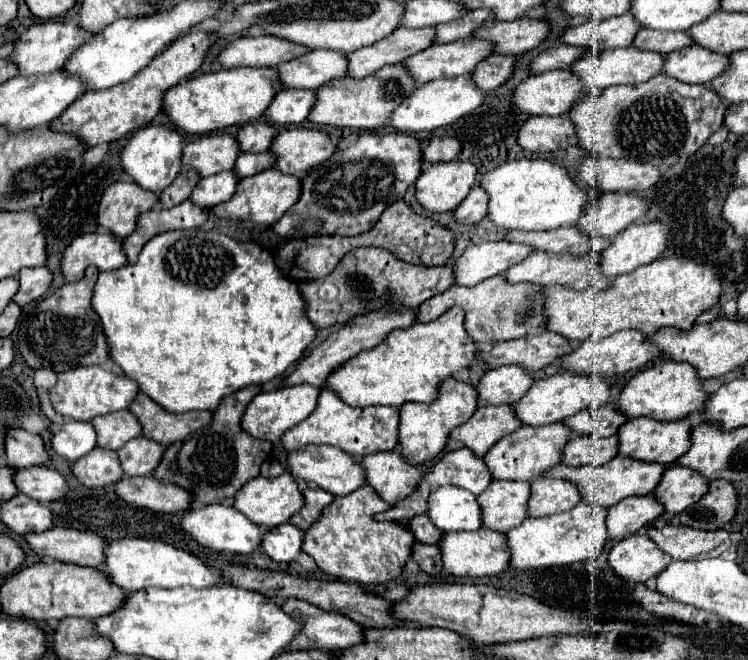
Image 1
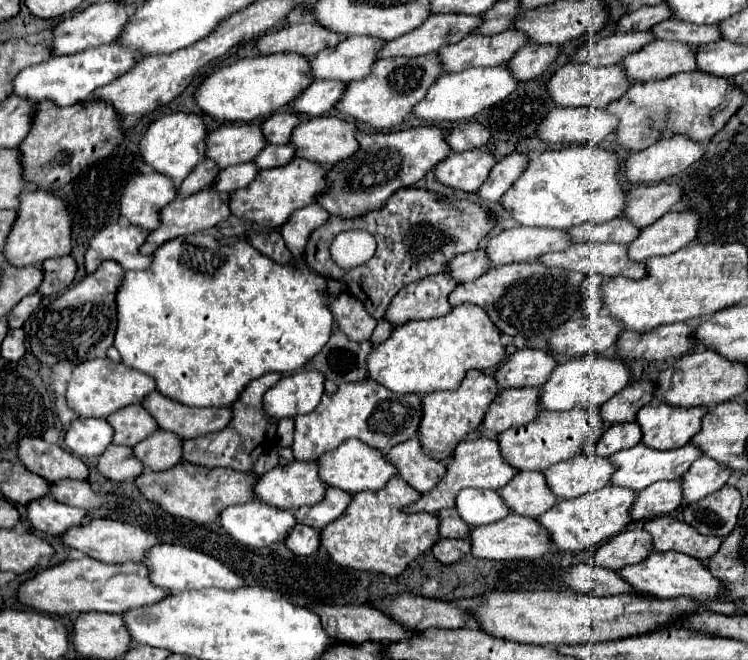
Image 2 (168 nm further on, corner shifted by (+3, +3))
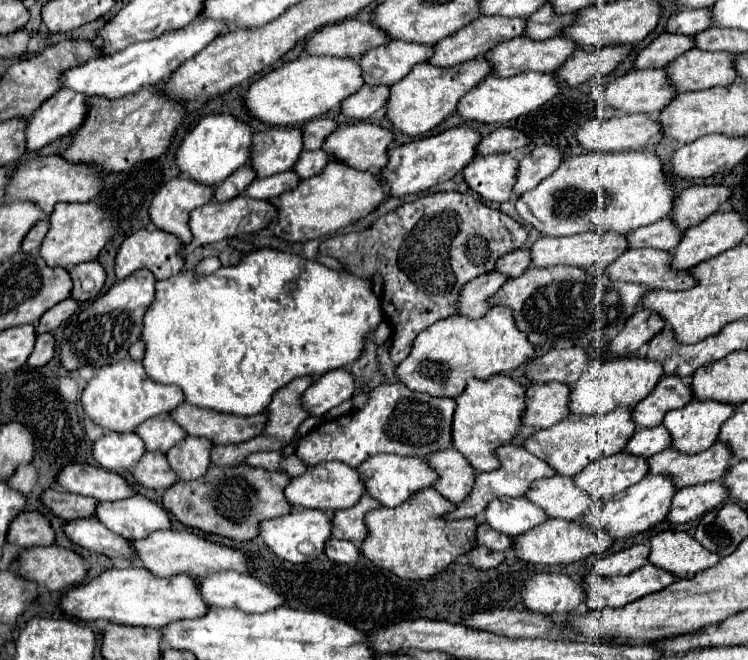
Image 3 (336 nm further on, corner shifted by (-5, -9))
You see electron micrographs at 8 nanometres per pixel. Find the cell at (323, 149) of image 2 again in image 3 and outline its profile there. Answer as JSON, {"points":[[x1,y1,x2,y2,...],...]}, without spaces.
{"points":[[358,122,332,132,322,150,356,170,380,172,384,164,388,164,388,150,392,142,392,130,380,124]]}

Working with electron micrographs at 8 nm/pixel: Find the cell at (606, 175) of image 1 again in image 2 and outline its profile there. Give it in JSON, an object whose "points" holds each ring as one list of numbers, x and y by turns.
{"points":[[672,136,652,148,630,154,624,164,624,178,630,184,656,184,684,172,702,154,704,148,698,142,686,136]]}

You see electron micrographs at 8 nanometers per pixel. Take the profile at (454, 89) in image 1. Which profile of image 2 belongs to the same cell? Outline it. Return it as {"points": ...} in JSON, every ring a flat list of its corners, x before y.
{"points":[[504,66,494,68,468,68,456,74,440,74,436,82,428,88,424,100,420,100,412,108,412,116,426,122,462,122,482,112,484,108,504,100,510,92,514,92,518,82]]}

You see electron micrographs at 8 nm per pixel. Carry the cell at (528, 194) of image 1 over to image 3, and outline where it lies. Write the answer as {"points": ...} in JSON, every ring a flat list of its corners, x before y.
{"points":[[626,150,626,152,586,152,586,154,578,154,578,156,572,156,572,158,566,158,564,162,562,162,562,166,556,170,556,172,552,172,552,176,548,176,548,178,544,178,536,188,532,188,532,192,524,192,524,196,520,196,518,200,516,200,516,210,518,210,518,214,528,222,528,224,532,224,538,232,542,232,542,236,548,236,548,234,544,234,544,232,564,232,562,236,572,236,572,234,582,234,582,232,632,232,632,230,636,230,636,228,640,228,640,226,648,226,648,224,654,224,654,222,658,222,658,220,662,220,662,218,666,218,668,214,670,214,670,210,672,210,672,206,674,206,674,198,676,198,676,188,672,186,672,182,670,182,670,178,668,178,668,174,664,172,664,164,662,164,662,160,654,154,654,152,642,152,642,150]]}

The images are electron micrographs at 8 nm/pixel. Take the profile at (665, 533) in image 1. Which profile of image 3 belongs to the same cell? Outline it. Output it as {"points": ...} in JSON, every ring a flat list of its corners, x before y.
{"points":[[666,530,652,538,652,552,648,560,684,580,696,572,718,564,718,556,700,546,692,536,678,530]]}

